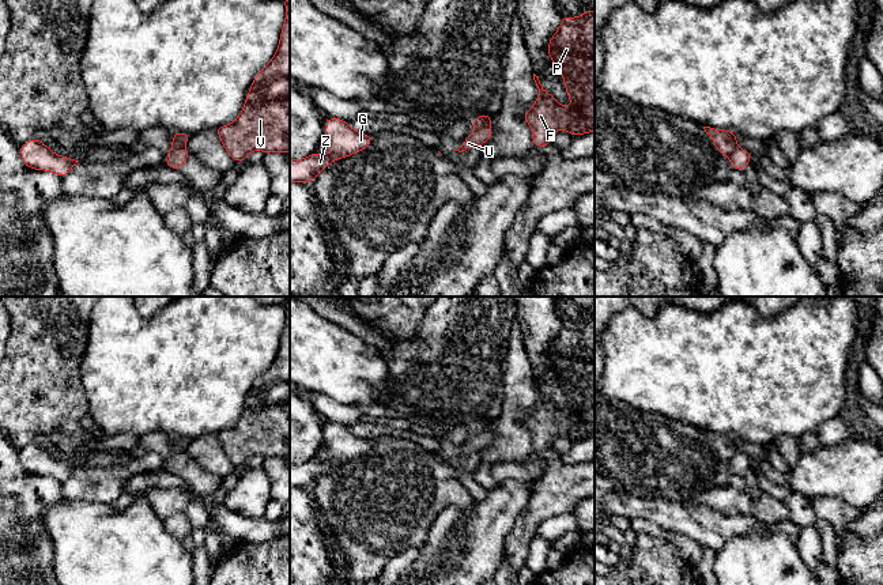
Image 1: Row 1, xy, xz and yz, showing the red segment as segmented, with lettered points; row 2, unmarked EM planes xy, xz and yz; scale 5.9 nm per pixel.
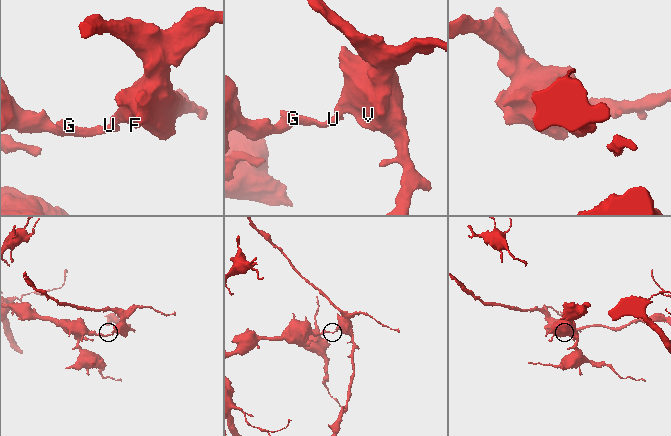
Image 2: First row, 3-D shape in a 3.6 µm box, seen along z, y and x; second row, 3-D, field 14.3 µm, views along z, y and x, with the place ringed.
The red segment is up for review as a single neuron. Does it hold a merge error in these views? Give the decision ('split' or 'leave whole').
split

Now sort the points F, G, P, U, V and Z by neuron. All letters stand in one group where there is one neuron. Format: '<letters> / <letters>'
F P V / G U Z

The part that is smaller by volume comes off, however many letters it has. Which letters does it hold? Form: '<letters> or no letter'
F, P, V

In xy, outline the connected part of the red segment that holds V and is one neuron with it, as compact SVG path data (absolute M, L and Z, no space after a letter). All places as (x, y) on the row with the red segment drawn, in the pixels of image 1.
M290 0L283 1L286 16L273 57L254 76L238 117L231 124L215 129L235 163L245 162L252 151L263 151L264 154L287 154L290 151Z

